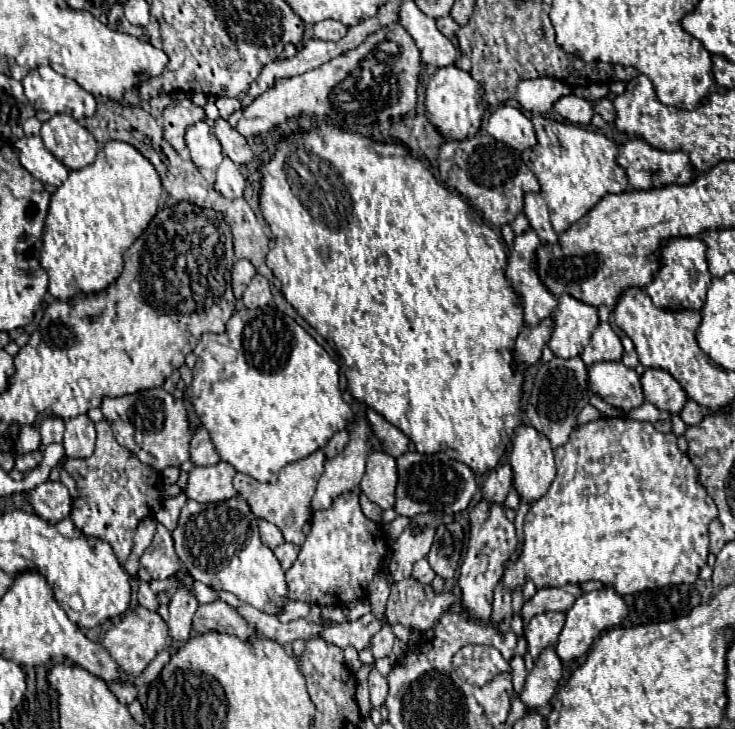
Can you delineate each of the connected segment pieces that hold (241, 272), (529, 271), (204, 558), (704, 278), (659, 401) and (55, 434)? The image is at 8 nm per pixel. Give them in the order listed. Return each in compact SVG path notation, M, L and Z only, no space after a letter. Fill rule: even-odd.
M237 260L235 262L233 272L231 272L231 276L233 276L233 282L231 284L233 284L233 294L235 294L237 300L241 300L245 288L249 286L249 282L251 282L251 278L255 274L257 274L255 272L255 266L249 260Z
M529 228L527 232L519 234L515 238L515 244L509 252L509 264L507 264L507 276L511 278L511 286L515 288L515 292L521 296L521 304L525 310L525 322L535 326L539 324L543 318L551 316L553 310L557 308L557 296L553 296L545 284L541 284L537 270L535 270L535 254L541 248L541 240L537 236L537 232L533 228Z
M241 496L213 504L187 500L171 534L181 564L195 580L231 592L259 610L265 610L265 604L281 604L287 598L285 572L273 550L259 540L255 514Z
M673 238L661 248L661 268L653 282L645 286L645 292L657 308L663 310L695 310L699 312L705 304L705 294L711 284L707 268L707 246L701 238Z
M647 368L641 376L645 402L651 402L661 412L679 414L683 404L687 402L687 394L681 384L661 368Z
M59 416L53 418L45 418L41 422L41 442L53 444L53 442L61 442L63 440L63 430L65 430L65 420Z

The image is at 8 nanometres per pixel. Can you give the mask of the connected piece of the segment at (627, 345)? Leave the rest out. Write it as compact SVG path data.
M621 336L621 342L623 342L623 348L625 348L625 354L623 354L623 364L625 366L629 366L629 368L635 368L637 364L639 364L639 360L637 360L637 352L635 352L635 346L633 346L633 342L631 342L631 338L629 336Z

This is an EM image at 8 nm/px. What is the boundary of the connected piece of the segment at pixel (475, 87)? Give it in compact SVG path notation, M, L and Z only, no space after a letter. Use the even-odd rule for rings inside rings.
M443 66L435 72L435 76L427 84L425 92L425 106L427 116L431 124L443 134L451 136L455 140L463 140L467 136L475 136L481 128L483 116L485 116L485 104L483 104L483 84L473 80L469 72L457 68L457 66Z

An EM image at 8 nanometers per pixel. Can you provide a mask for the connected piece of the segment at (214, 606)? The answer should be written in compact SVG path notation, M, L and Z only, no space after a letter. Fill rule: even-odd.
M217 600L211 604L201 604L195 612L193 628L199 634L215 630L215 632L233 634L241 640L251 640L251 638L259 636L259 632L233 606L229 606L223 600Z

